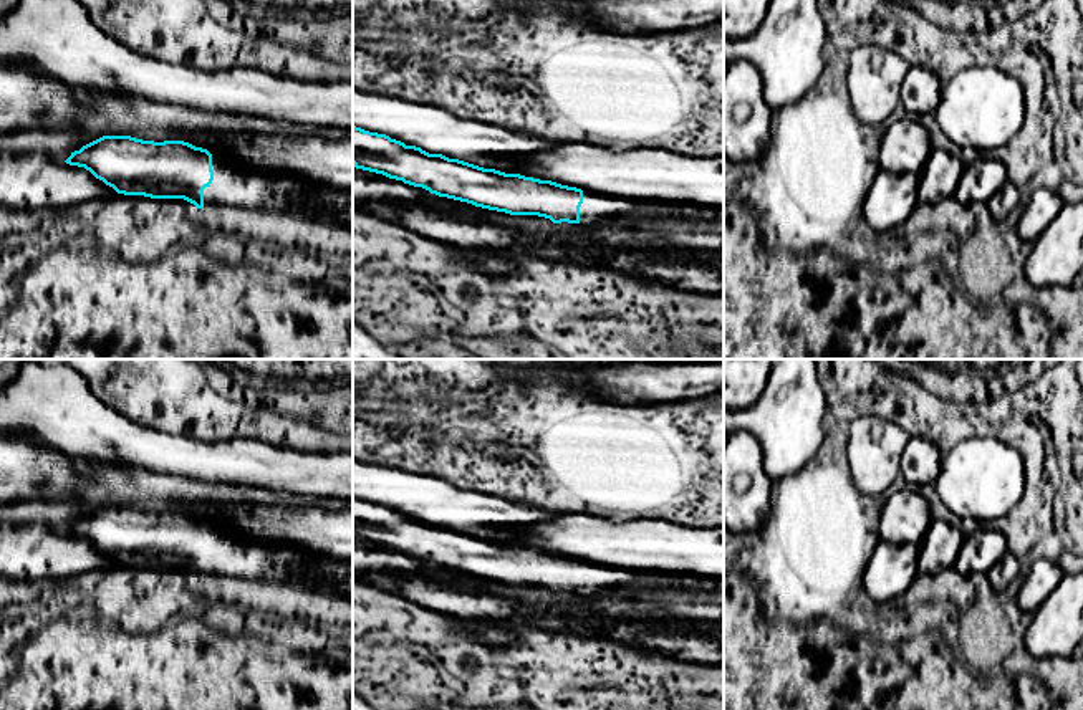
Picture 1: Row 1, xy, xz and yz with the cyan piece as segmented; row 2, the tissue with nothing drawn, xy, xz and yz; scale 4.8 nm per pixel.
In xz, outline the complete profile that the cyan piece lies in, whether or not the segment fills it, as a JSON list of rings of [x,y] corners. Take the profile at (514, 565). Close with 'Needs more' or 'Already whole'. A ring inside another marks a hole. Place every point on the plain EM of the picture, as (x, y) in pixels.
[[[353,497],[353,536],[422,558],[439,568],[510,586],[538,586],[553,594],[596,596],[609,588],[629,586],[634,579],[643,579],[657,583],[657,588],[684,588],[699,599],[710,599],[710,591],[724,584],[717,578],[628,571],[484,540],[442,525],[429,525],[421,518],[356,497]]]. Needs more

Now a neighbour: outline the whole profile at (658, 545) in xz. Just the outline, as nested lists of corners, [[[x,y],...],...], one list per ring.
[[[558,513],[553,520],[515,528],[513,536],[500,543],[551,551],[618,569],[694,574],[724,581],[724,525],[699,528],[662,518],[614,521],[590,513]]]

